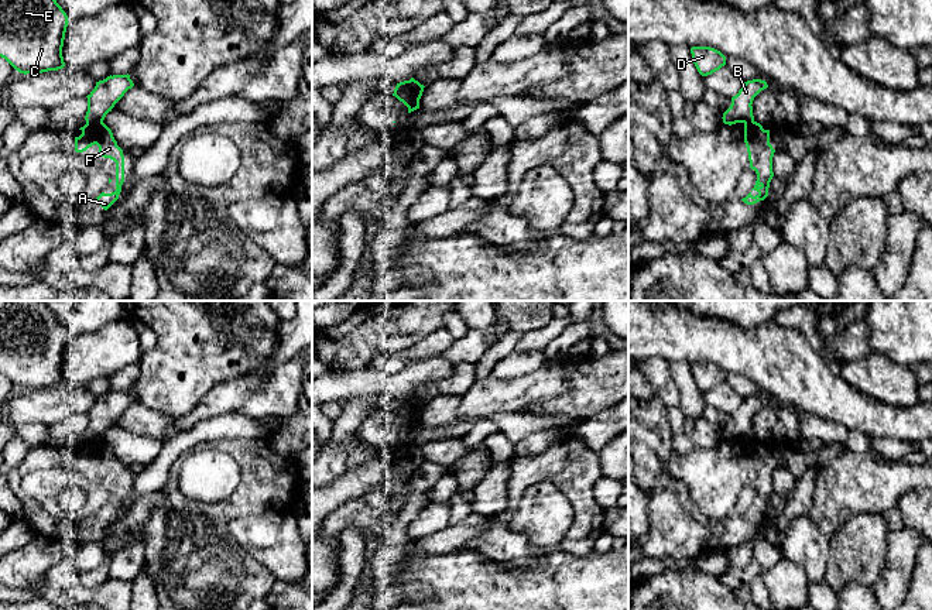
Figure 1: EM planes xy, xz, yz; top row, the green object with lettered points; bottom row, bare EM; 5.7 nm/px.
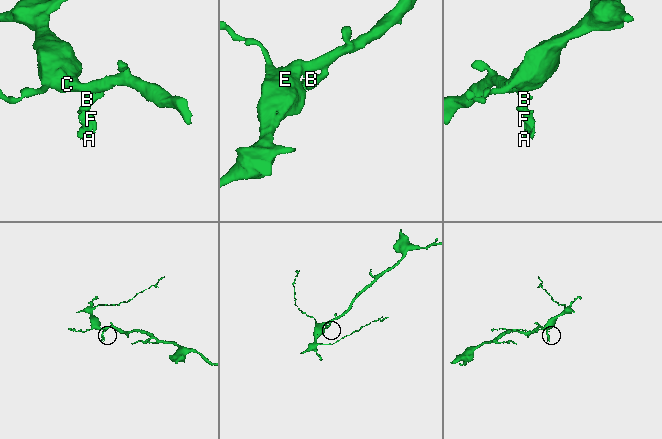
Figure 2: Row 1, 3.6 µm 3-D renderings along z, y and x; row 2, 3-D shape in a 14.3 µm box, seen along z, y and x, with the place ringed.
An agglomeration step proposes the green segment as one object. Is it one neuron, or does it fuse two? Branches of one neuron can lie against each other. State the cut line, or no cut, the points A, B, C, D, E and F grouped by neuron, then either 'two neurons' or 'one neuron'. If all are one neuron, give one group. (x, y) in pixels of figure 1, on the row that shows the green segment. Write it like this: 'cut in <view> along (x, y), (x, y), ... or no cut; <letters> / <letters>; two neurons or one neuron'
cut in xy along (102, 120), (86, 123); A F / B C D E; two neurons

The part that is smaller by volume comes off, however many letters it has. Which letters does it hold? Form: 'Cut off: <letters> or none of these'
Cut off: A, F

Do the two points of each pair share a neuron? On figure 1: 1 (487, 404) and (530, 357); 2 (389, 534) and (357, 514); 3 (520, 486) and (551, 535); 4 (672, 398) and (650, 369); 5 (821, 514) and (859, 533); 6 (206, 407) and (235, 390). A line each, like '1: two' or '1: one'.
1: two
2: two
3: two
4: one
5: two
6: one

